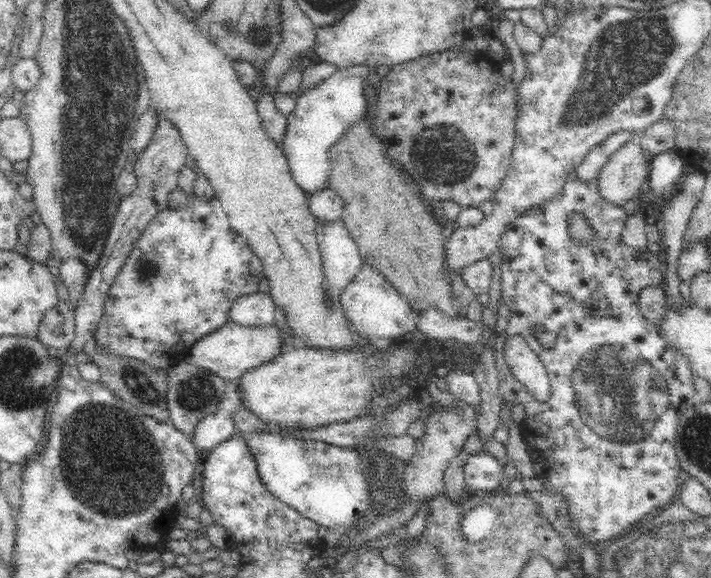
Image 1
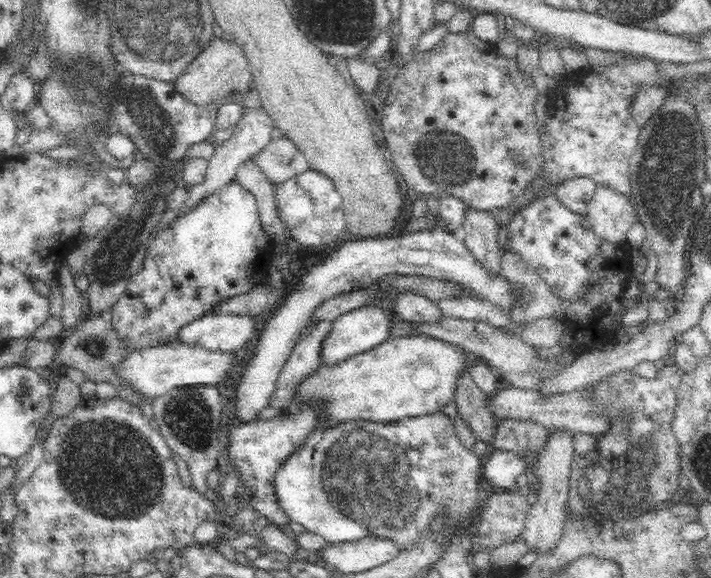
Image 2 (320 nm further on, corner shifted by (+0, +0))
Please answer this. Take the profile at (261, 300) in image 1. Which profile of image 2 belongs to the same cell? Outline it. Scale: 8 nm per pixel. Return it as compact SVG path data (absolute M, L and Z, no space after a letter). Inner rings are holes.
M218 311L190 322L176 339L210 350L238 350L256 336L256 325L261 320L256 315Z

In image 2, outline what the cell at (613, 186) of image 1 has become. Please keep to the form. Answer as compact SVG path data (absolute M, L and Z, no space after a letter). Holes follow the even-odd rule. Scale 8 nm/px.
M597 185L588 201L586 213L592 230L610 242L625 239L632 224L637 222L629 195L610 185Z

